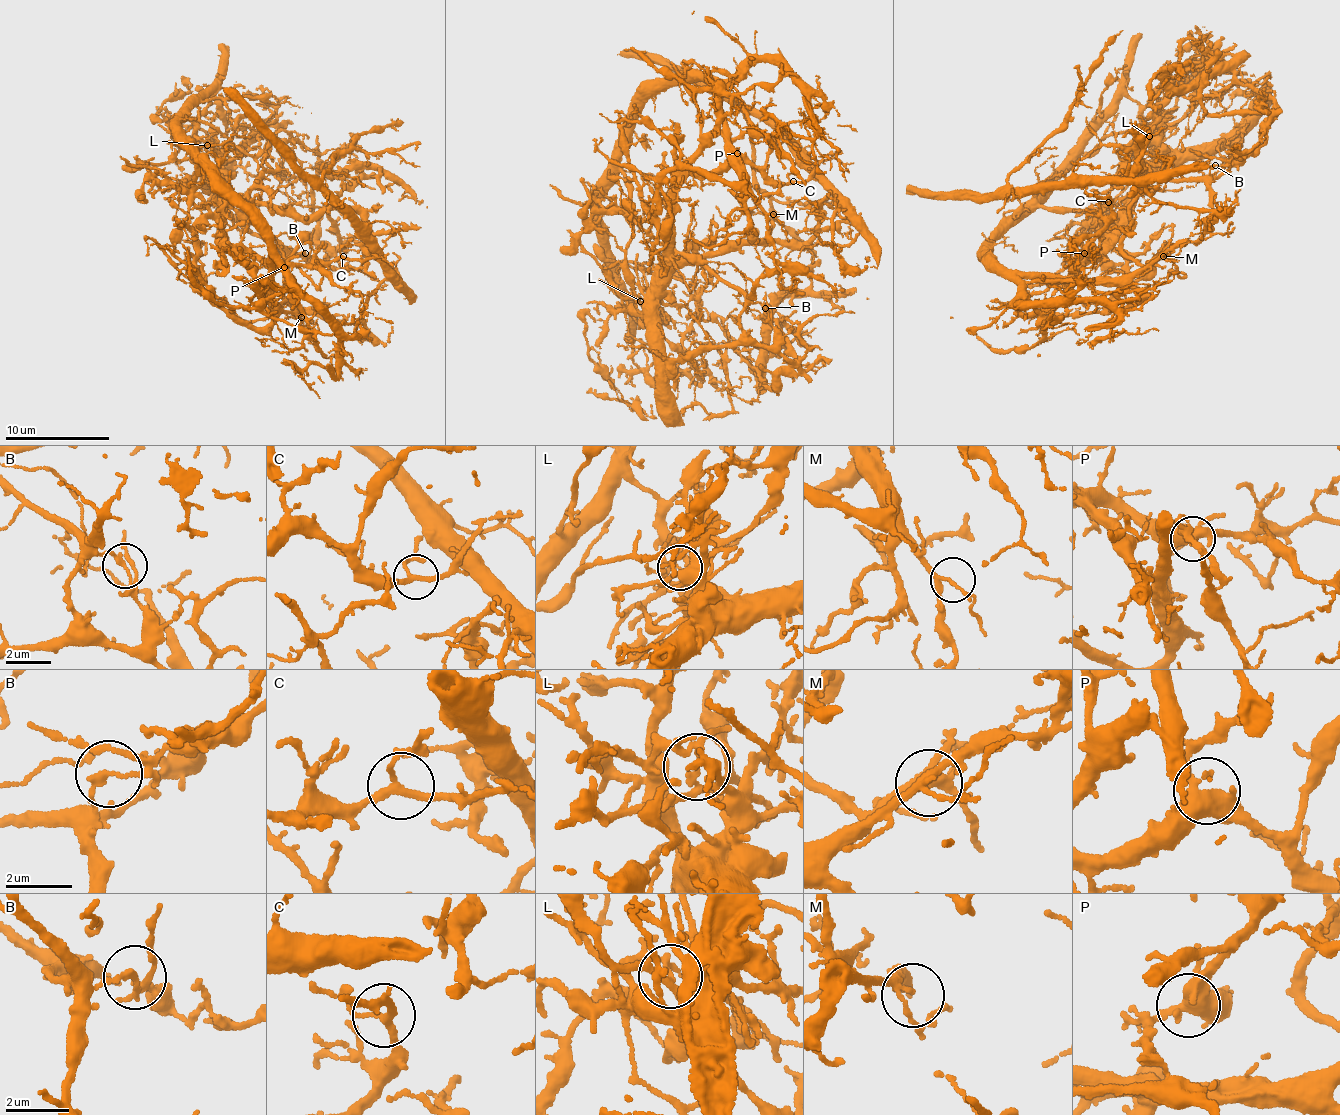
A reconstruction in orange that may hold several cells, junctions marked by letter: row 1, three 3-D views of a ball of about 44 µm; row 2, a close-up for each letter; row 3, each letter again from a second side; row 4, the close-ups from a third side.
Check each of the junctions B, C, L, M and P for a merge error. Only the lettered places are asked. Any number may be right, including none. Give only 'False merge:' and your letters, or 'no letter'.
False merge: B, L

